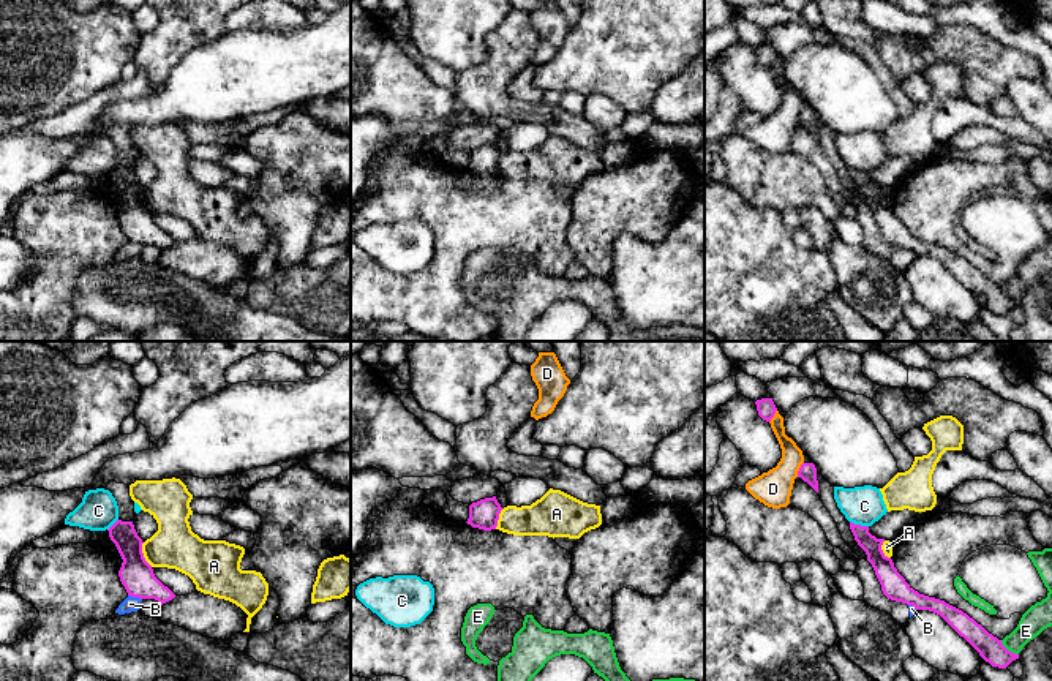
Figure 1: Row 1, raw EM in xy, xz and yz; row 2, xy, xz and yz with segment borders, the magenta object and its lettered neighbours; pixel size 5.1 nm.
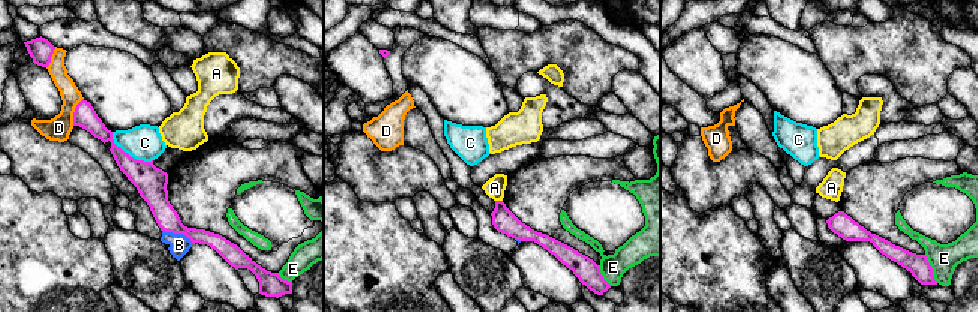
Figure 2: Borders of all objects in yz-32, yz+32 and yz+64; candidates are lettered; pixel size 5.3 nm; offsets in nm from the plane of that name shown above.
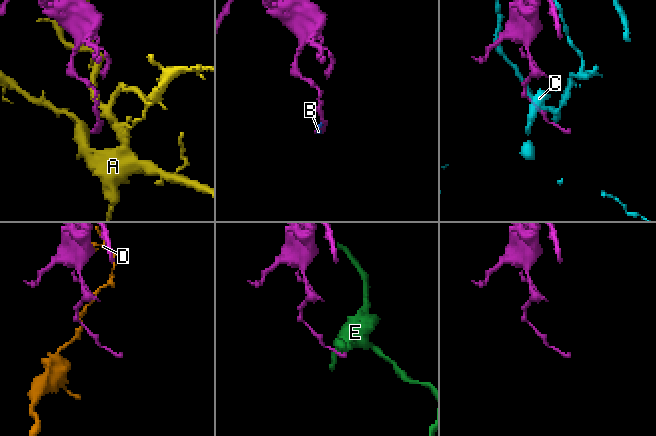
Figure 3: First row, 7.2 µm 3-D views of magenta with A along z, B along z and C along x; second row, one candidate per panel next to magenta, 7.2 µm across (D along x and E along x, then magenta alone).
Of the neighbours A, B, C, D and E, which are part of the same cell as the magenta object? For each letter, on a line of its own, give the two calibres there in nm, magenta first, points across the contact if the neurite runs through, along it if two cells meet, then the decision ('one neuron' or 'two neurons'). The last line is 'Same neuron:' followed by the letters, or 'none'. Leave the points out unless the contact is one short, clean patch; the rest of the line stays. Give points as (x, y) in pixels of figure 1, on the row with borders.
A: calibres 170 and 240 nm; border xy (142, 542), (142, 556), (152, 566); two neurons
B: calibres 170 and 80 nm; border xy (128, 594), (141, 599); two neurons
C: calibres 110 and 200 nm; border yz (850, 520), (867, 526); two neurons
D: calibres 90 and 180 nm; two neurons
E: calibres 120 and 140 nm; border yz (1000, 640), (1018, 654); two neurons
Same neuron: none

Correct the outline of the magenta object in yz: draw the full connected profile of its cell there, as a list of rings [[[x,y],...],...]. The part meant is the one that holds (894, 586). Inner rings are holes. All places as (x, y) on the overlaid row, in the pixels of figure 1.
[[[850,521],[850,529],[858,545],[866,551],[867,561],[872,564],[881,585],[881,591],[888,599],[913,605],[916,610],[929,610],[940,615],[992,667],[1006,668],[1013,660],[1019,659],[1019,654],[1008,651],[1001,640],[989,634],[962,610],[946,604],[945,600],[915,591],[897,572],[892,559],[883,553],[881,545],[885,539],[872,536],[869,532],[869,526]]]

